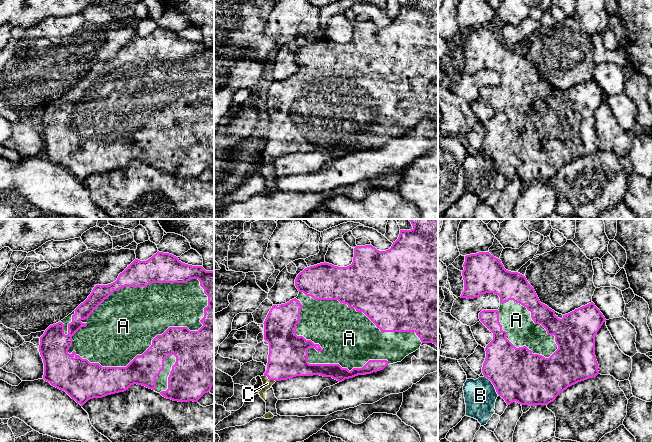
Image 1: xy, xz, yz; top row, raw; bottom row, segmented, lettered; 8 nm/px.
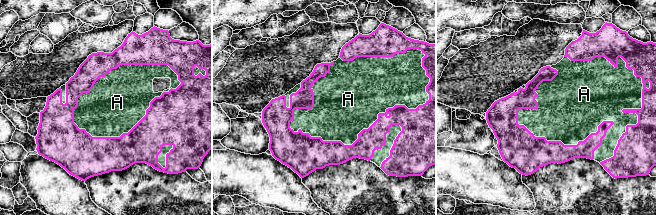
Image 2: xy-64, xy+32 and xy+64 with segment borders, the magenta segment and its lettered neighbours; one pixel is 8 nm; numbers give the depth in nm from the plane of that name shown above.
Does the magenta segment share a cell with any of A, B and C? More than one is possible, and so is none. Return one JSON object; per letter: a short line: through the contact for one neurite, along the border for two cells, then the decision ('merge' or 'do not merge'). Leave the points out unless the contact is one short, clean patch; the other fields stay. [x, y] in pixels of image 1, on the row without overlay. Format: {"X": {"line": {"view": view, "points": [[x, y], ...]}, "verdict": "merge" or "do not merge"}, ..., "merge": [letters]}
{"A": {"verdict": "merge"}, "B": {"line": {"view": "yz", "points": [[484, 152], [491, 158], [498, 170]]}, "verdict": "do not merge"}, "C": {"verdict": "merge"}, "merge": ["A", "C"]}

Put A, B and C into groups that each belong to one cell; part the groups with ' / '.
A C / B

